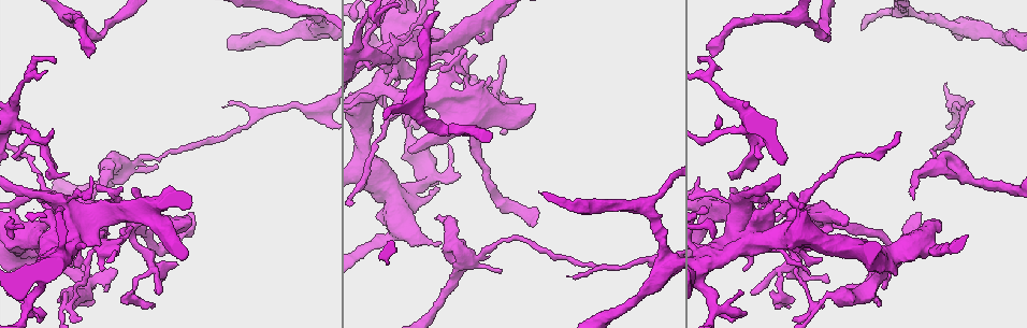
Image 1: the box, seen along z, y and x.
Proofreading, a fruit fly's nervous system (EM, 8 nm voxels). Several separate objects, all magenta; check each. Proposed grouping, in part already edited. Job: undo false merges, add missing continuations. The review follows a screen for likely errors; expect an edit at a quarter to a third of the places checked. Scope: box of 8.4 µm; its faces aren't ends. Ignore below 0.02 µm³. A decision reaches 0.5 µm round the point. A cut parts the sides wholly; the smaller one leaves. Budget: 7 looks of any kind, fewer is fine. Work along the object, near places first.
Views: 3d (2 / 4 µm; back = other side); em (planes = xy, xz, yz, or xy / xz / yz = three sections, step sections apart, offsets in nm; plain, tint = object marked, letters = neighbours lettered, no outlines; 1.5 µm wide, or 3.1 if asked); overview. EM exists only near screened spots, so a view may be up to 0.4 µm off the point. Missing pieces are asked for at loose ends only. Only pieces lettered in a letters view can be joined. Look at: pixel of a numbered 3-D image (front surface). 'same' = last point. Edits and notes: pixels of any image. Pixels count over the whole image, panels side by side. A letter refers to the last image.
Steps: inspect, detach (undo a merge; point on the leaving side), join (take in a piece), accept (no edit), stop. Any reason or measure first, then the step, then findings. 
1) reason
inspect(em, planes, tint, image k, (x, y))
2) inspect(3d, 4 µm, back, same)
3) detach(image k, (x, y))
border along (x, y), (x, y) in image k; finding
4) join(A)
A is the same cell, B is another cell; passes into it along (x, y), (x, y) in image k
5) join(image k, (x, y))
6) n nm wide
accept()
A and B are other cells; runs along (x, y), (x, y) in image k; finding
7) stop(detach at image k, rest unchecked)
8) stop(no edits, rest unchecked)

arms part here
inspect(em, xz, step 8, tint, image 1, (472, 261))

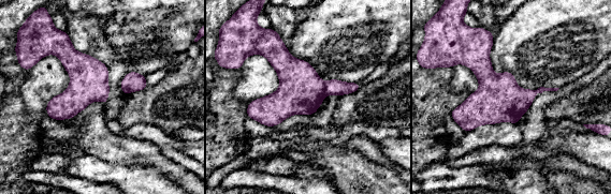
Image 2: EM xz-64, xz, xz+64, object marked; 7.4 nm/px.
what lies round it
inspect(em, xz, step 8, letters, same)

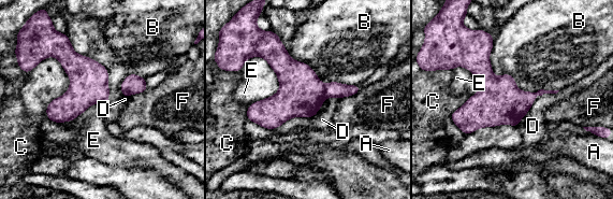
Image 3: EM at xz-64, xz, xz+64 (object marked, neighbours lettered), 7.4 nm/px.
180 nm wide; B touches over 650 nm
detach(image 3, (301, 94))
A, B, C, D, E and F are other cells; a second cell is stuck on

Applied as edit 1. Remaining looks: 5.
sudden change in width
inspect(3d, 2 µm, image 1, (71, 297))

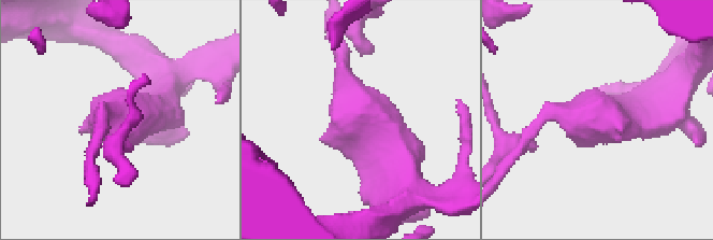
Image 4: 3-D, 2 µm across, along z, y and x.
now the EM
inspect(em, xz, step 8, tint, image 4, (112, 118))

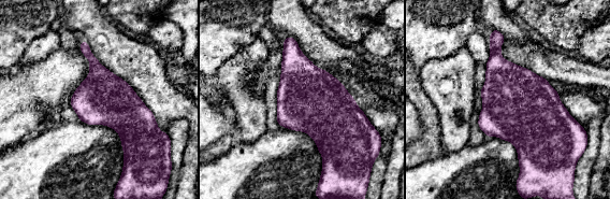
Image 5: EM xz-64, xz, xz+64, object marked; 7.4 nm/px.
inspect(em, planes, letters, same)

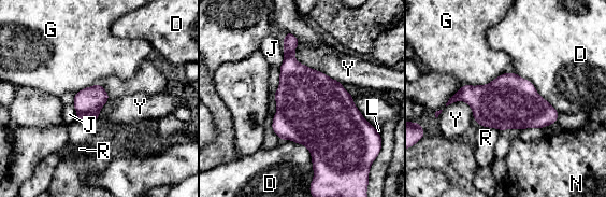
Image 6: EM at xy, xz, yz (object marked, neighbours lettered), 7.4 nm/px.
400 nm wide
accept()
D, G, J, L, N, R and Y are other cells; border along (283, 42), (284, 60), (278, 68) in image 6; all the same cell

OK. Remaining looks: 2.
stop(detach at image 3, rest unchecked)

